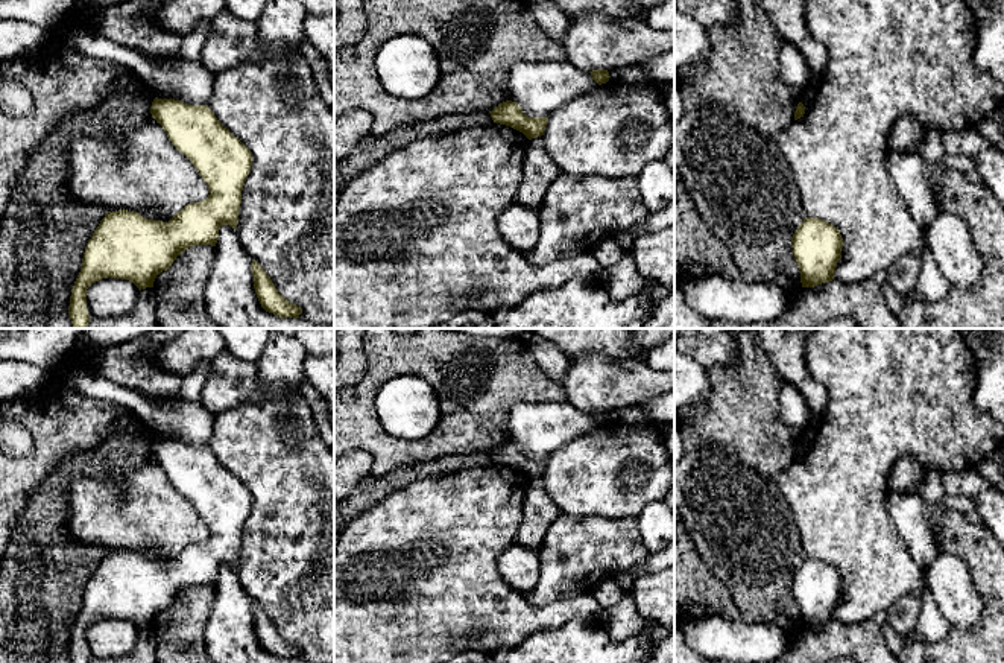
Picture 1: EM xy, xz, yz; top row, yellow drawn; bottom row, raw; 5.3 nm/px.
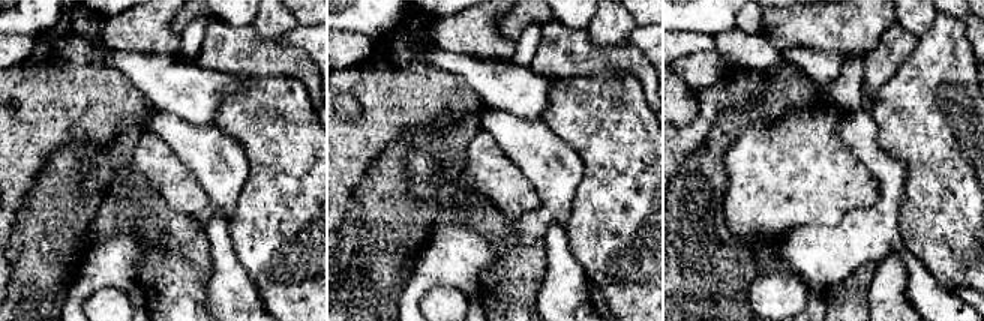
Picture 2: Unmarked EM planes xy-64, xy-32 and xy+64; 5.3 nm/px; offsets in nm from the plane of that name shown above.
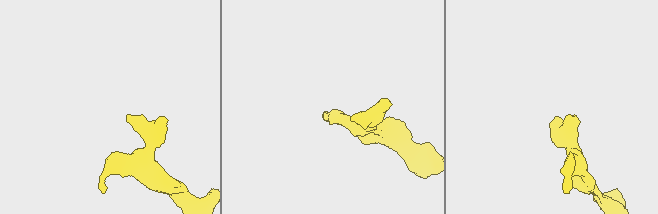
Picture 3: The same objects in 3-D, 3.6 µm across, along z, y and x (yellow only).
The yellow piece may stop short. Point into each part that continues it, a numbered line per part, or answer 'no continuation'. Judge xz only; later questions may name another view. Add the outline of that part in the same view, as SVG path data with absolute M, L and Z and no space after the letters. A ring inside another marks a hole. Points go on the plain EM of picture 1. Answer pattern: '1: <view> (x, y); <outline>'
no continuation

